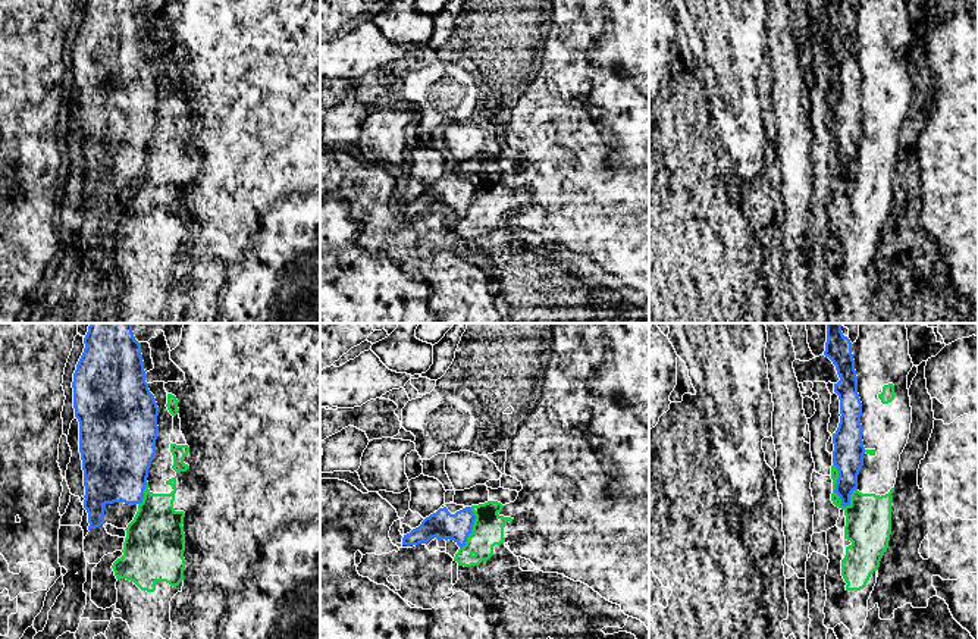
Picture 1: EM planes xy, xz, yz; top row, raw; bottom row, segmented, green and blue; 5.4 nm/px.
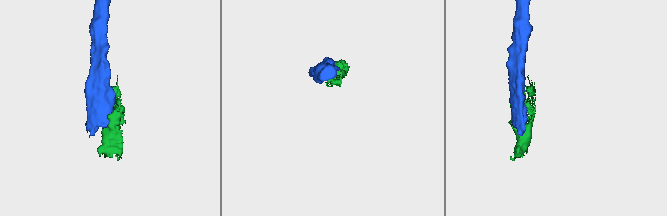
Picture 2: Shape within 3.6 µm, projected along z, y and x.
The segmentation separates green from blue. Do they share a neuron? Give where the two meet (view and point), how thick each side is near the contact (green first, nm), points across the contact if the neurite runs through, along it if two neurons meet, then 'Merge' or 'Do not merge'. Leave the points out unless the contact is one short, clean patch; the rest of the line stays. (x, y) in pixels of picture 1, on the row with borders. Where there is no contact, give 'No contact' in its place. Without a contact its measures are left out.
Touches green at yz (834, 485). Thickness 240 nm (green) against 170 nm. Boundary: yz (833, 461), (837, 470), (834, 492), (845, 507). Do not merge

